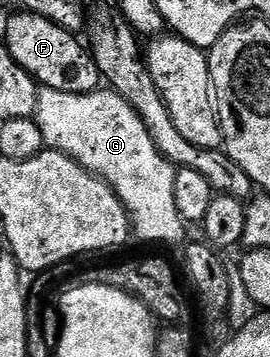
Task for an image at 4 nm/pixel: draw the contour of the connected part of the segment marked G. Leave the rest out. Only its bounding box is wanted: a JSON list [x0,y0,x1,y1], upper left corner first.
[33,87,185,245]

